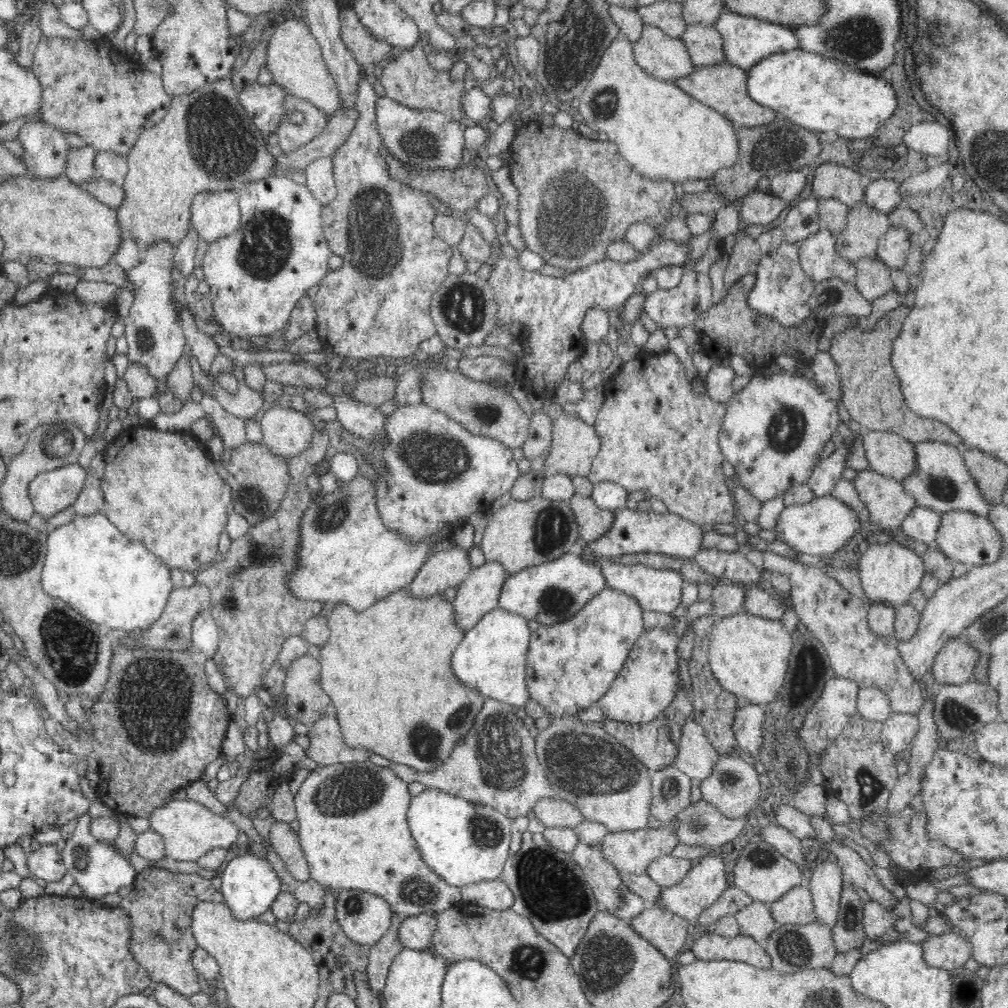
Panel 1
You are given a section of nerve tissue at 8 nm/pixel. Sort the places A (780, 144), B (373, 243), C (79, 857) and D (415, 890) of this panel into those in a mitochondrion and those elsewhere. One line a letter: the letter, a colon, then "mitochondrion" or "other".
A: mitochondrion
B: mitochondrion
C: mitochondrion
D: mitochondrion

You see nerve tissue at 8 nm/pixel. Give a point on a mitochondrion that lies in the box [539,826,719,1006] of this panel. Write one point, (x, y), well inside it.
(606, 952)

